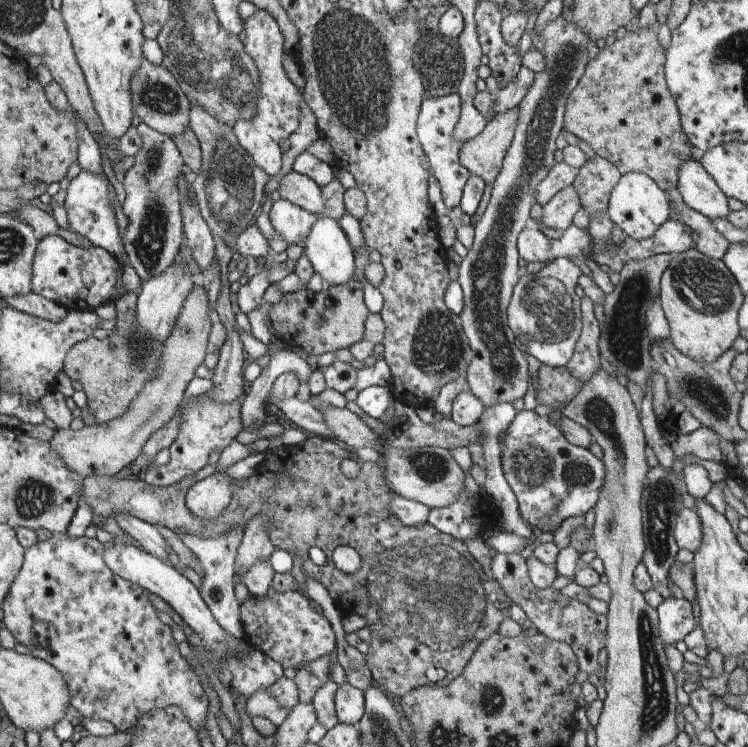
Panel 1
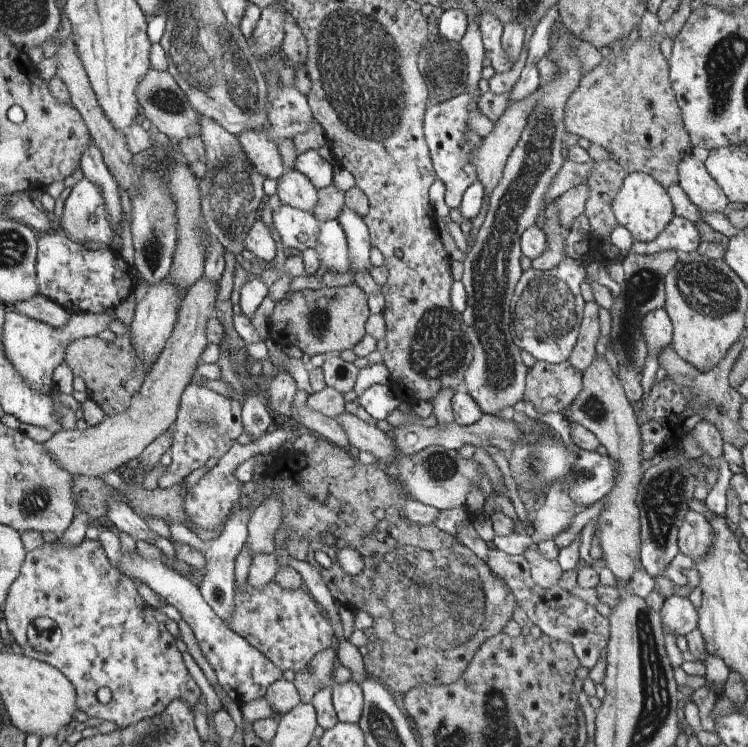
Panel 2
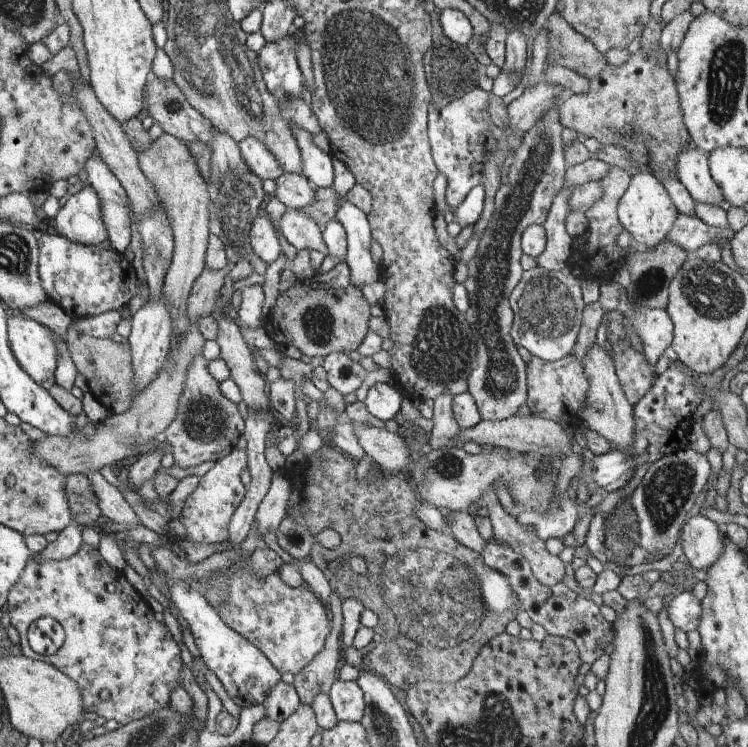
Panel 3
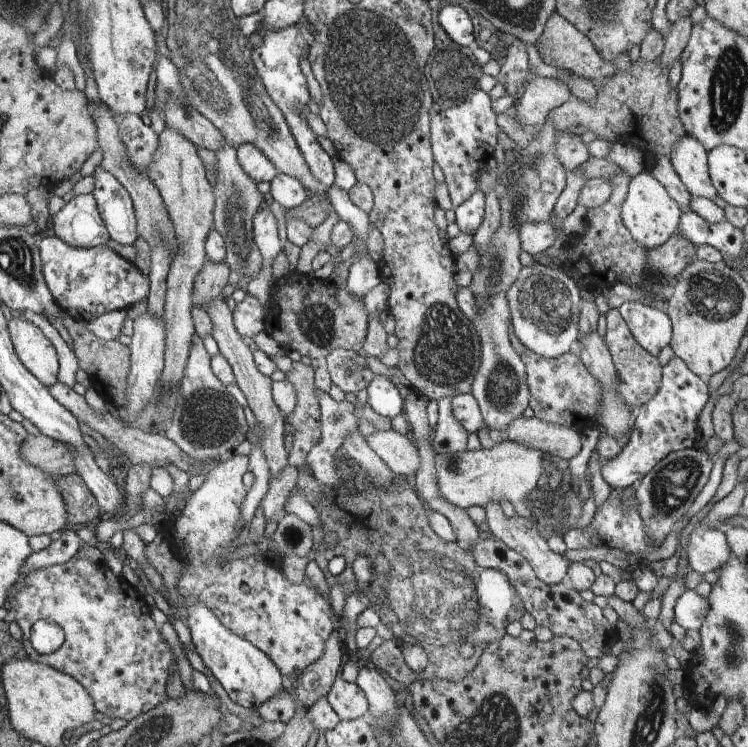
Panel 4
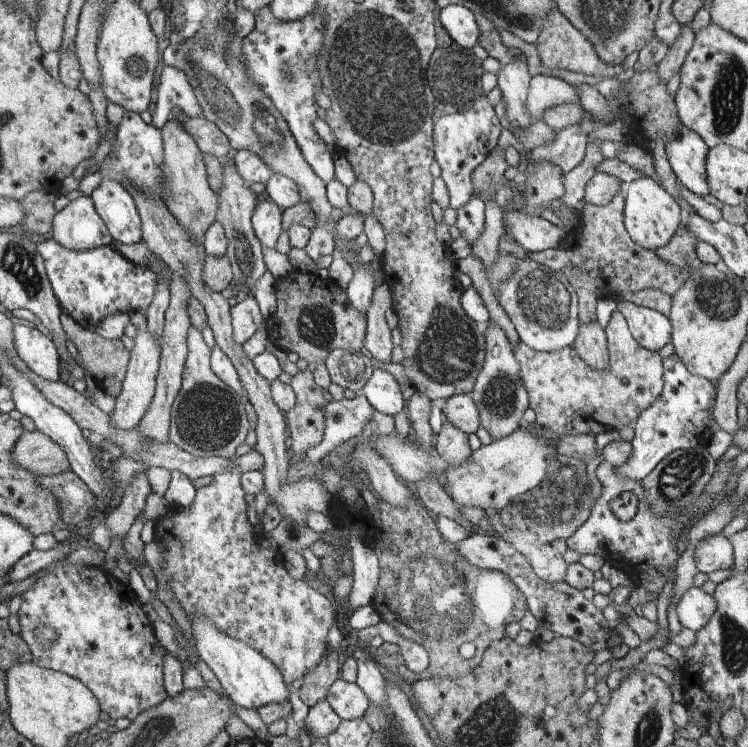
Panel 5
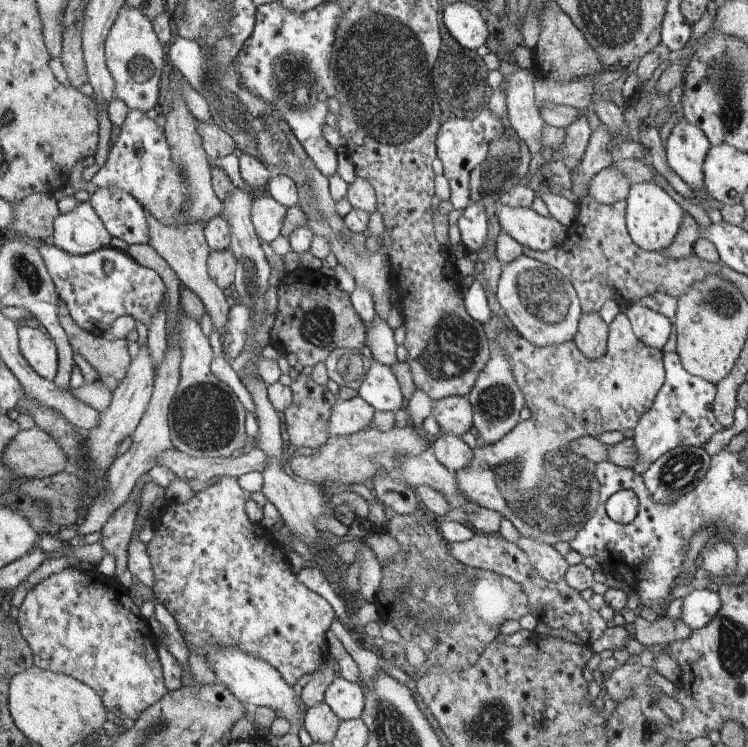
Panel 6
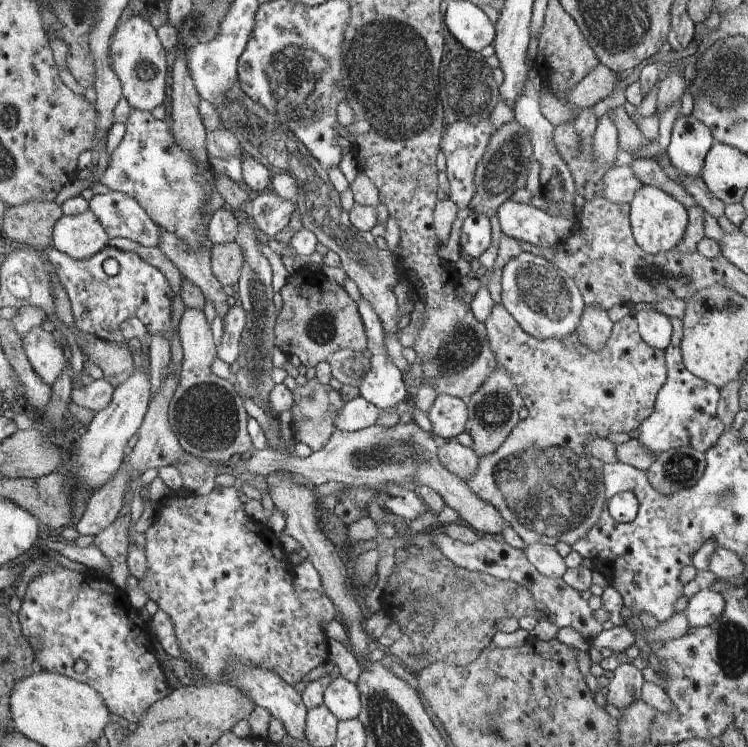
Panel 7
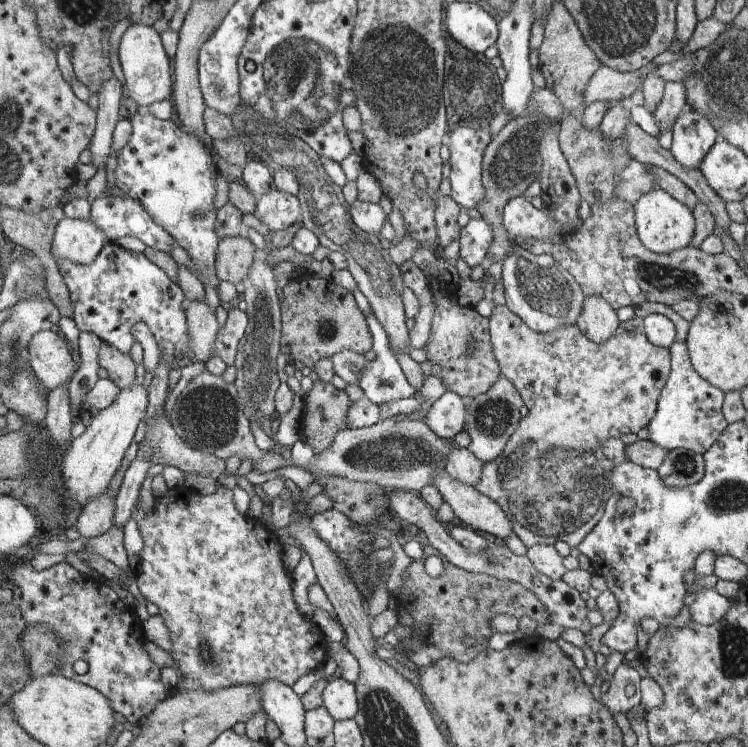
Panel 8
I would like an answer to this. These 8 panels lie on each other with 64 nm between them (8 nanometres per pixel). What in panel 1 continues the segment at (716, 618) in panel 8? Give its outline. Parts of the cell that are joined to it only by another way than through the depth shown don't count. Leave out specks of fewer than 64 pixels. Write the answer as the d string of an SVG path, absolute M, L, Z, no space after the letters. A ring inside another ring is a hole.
M670 596L655 609L660 616L660 638L666 646L676 645L695 629L692 603L686 598Z

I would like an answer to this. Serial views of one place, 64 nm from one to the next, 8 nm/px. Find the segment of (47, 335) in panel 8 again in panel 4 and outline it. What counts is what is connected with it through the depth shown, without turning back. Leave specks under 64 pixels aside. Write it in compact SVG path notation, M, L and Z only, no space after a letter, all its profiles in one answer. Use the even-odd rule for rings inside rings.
M19 315L7 323L20 362L46 387L60 382L60 350L42 330Z

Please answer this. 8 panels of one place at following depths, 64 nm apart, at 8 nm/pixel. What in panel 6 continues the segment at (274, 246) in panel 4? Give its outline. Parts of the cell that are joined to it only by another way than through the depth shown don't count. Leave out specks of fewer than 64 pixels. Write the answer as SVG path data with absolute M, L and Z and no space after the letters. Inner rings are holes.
M261 191L253 196L251 206L252 224L260 240L272 242L280 235L288 207Z

